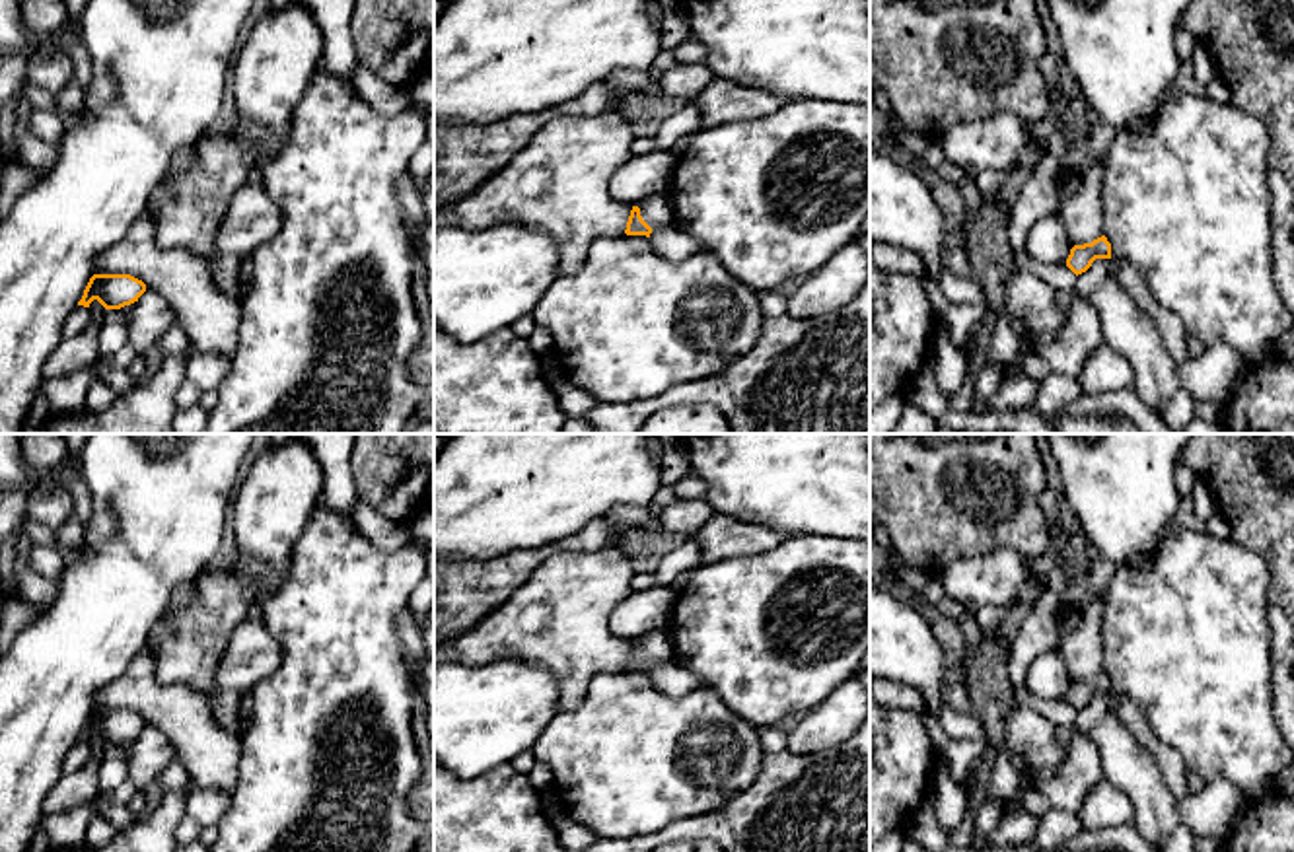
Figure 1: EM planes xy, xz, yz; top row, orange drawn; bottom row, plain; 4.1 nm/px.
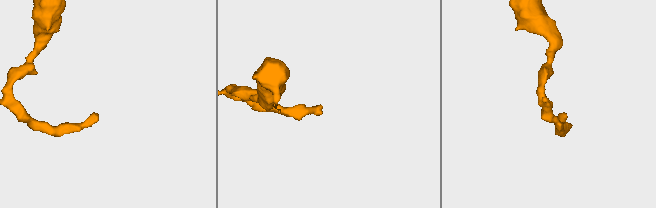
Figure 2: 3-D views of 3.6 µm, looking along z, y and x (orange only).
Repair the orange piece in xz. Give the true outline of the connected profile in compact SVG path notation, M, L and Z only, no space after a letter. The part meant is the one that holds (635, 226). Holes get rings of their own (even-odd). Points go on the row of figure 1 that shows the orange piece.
M632 206L627 235L646 235L654 251L669 261L685 261L697 253L708 253L708 249L691 233L685 233L675 224L652 230L640 216L640 208Z

